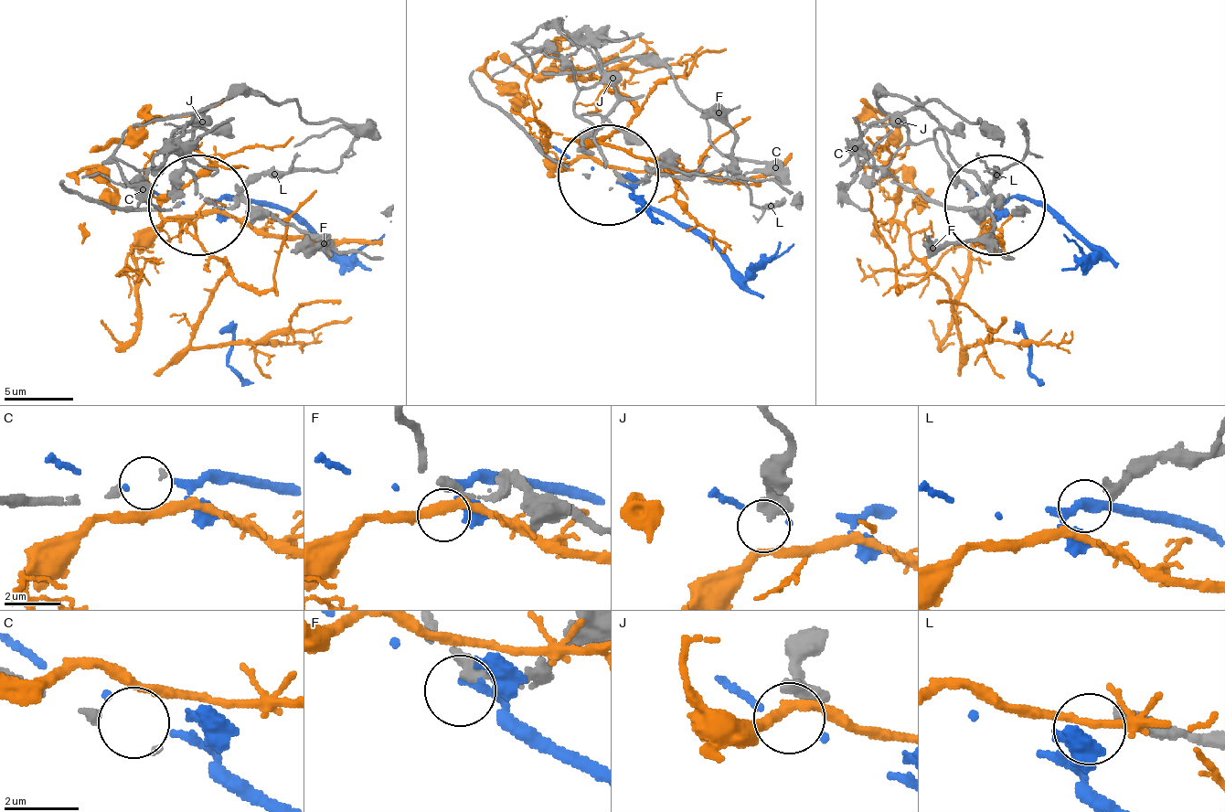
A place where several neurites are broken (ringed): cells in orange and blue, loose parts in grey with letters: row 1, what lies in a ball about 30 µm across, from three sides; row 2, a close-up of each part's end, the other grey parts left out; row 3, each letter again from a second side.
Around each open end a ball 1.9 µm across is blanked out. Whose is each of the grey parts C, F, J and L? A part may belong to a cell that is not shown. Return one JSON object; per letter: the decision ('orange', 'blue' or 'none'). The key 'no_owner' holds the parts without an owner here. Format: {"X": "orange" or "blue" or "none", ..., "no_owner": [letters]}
{"C": "blue", "F": "none", "J": "none", "L": "orange", "no_owner": ["F", "J"]}

